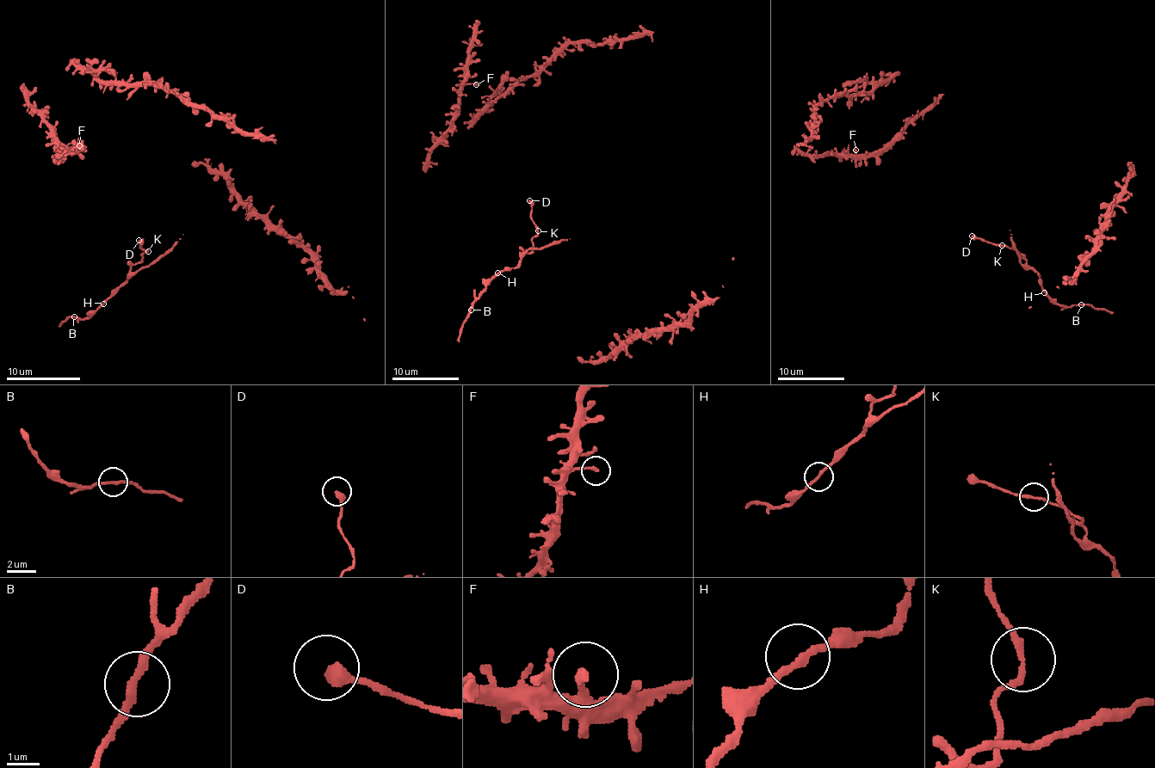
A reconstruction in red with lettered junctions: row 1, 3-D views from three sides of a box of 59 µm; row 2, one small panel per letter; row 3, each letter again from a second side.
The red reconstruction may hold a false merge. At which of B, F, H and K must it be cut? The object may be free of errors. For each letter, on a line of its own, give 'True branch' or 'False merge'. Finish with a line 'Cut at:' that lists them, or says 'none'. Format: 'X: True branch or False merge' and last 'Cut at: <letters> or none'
B: True branch
F: True branch
H: True branch
K: True branch
Cut at: none

